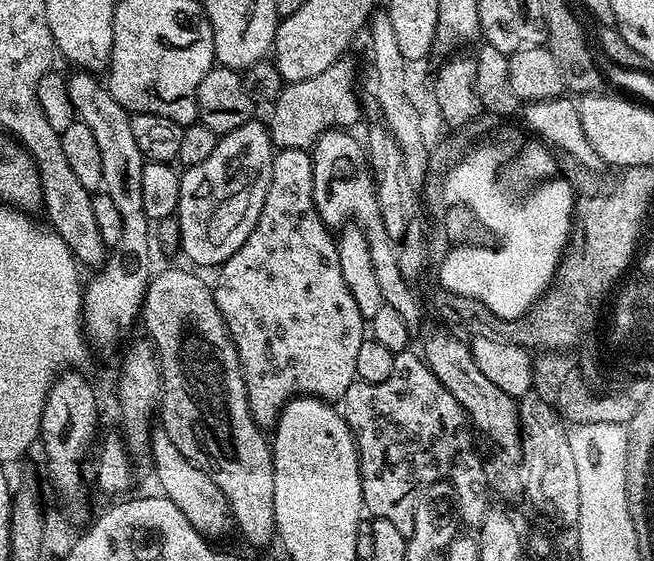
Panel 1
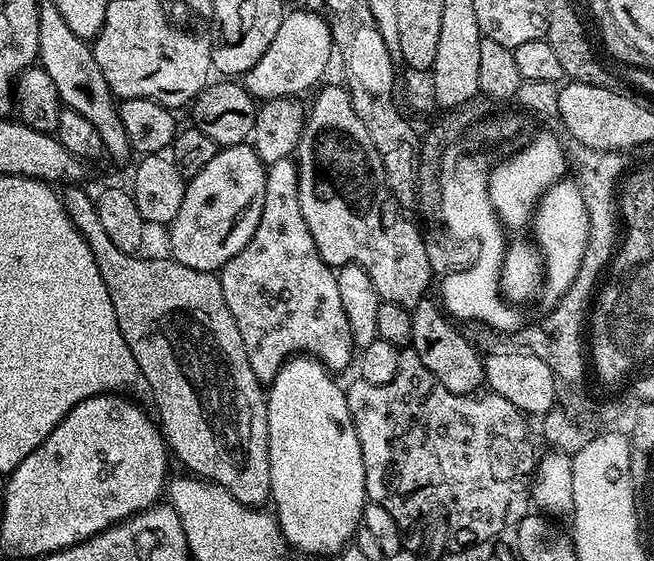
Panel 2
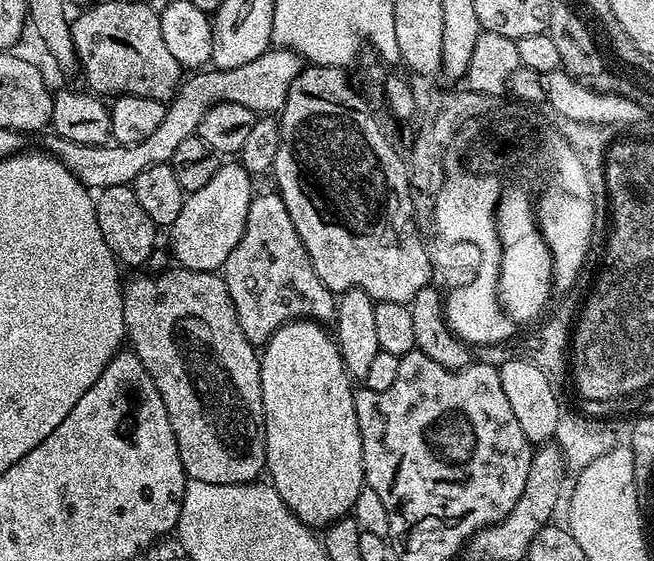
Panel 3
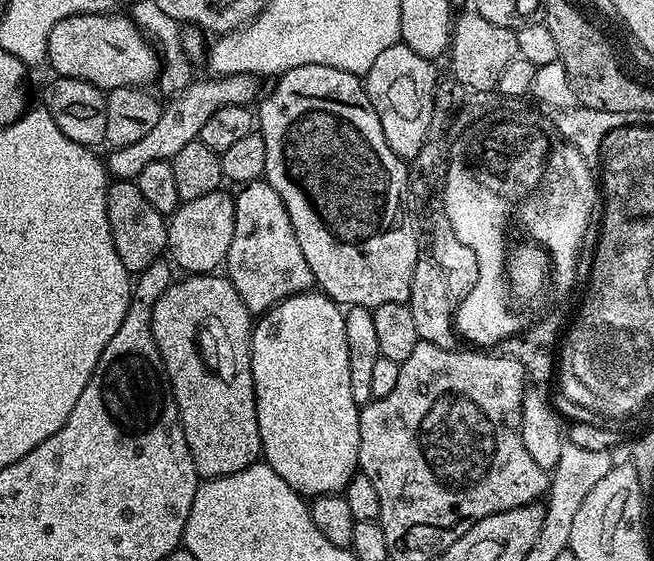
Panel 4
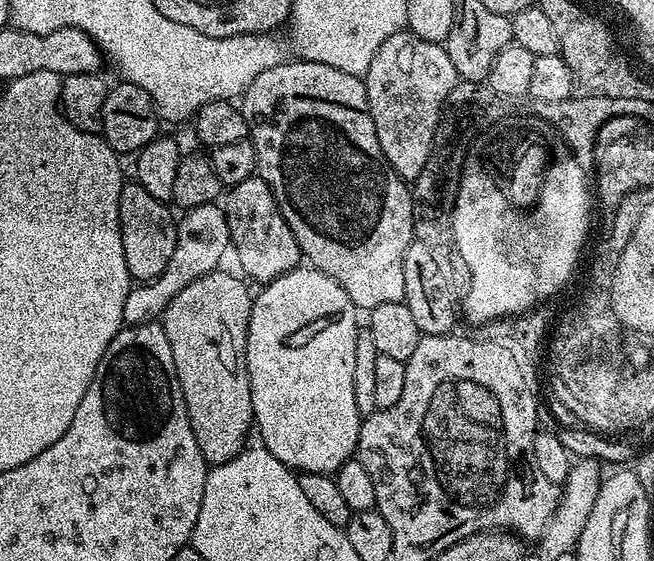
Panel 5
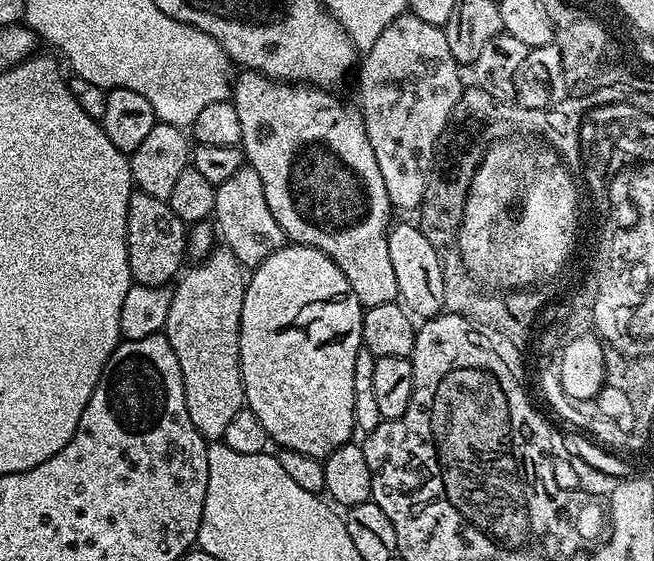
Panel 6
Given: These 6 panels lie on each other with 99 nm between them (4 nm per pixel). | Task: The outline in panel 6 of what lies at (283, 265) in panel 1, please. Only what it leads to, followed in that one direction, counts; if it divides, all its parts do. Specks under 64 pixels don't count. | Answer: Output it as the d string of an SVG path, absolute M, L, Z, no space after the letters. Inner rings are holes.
M250 167L239 168L226 178L226 182L216 185L216 210L214 227L222 241L238 258L245 269L255 269L270 254L274 254L286 243L282 226L278 226L278 218L270 214L270 206L266 206L266 190L262 190L262 178L258 178L258 170Z

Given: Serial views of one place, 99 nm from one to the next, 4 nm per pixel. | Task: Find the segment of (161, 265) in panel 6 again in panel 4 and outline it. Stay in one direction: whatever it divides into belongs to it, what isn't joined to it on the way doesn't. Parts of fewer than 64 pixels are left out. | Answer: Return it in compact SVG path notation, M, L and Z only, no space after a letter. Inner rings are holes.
M113 179L108 185L106 214L110 218L110 234L114 238L114 250L122 258L129 274L138 274L150 266L150 262L161 259L168 246L168 220L142 195L142 190L131 180Z

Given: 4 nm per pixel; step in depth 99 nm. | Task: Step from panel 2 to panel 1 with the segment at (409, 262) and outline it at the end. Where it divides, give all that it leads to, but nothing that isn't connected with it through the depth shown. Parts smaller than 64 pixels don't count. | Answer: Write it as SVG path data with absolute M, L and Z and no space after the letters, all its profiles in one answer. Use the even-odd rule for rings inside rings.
M331 128L316 139L310 149L312 169L314 170L314 204L322 222L329 230L339 230L349 222L355 222L366 234L374 270L378 274L378 286L382 286L384 303L394 306L402 314L406 326L419 329L420 308L412 293L409 277L404 275L401 265L396 262L397 245L386 234L382 214L379 213L376 197L375 178L372 176L368 154L363 143L360 144L348 130Z

